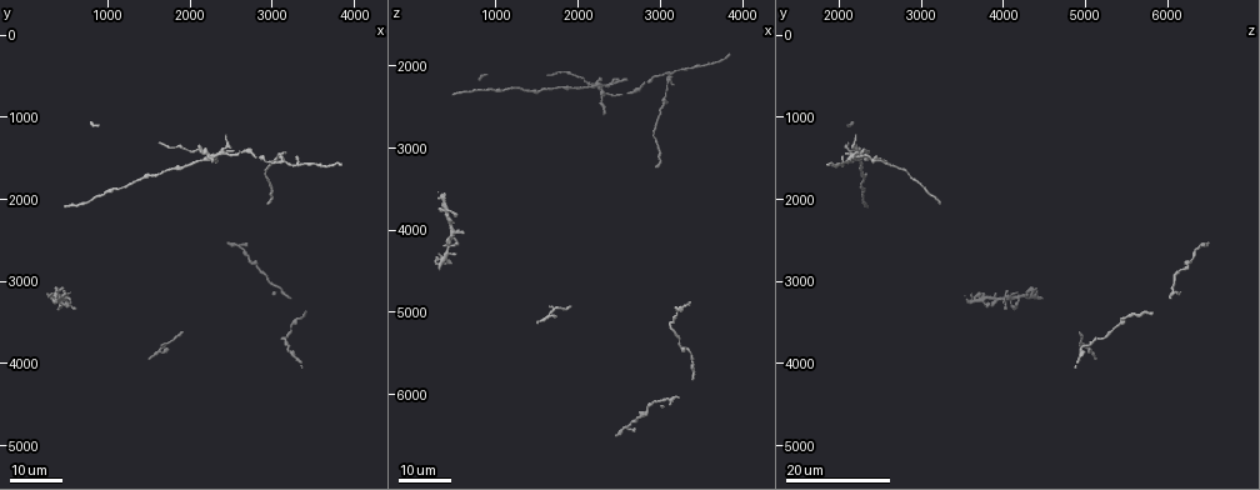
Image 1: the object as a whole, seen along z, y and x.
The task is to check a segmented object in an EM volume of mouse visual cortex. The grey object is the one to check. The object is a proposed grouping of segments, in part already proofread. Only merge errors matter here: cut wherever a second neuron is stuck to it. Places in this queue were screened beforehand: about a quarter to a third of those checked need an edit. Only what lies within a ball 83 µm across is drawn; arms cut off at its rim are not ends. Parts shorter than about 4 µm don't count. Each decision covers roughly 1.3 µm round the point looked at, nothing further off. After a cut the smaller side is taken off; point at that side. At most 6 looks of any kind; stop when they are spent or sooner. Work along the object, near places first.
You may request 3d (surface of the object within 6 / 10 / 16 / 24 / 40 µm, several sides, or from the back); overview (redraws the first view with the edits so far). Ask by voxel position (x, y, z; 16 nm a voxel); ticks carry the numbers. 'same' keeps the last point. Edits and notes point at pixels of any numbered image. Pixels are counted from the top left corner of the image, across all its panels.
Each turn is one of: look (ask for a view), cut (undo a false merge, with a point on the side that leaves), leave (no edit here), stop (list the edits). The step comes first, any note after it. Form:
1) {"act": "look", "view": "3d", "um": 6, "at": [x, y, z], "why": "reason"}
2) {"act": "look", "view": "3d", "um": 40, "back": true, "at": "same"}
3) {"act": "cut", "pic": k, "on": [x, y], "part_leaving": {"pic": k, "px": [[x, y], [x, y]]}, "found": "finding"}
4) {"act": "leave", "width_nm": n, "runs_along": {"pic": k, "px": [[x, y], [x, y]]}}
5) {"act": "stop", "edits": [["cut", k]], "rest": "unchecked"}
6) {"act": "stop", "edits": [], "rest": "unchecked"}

{"act": "look", "view": "3d", "um": 24, "at": [1750, 3800, 4950], "why": "arms part here"}

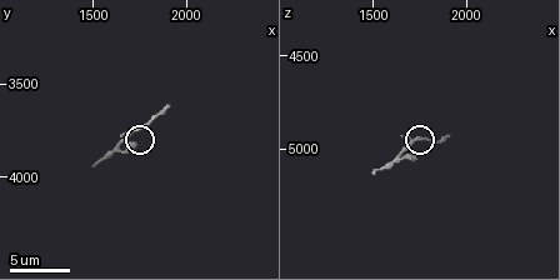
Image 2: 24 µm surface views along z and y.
{"act": "look", "view": "3d", "um": 10, "at": [1720, 3740, 4960]}

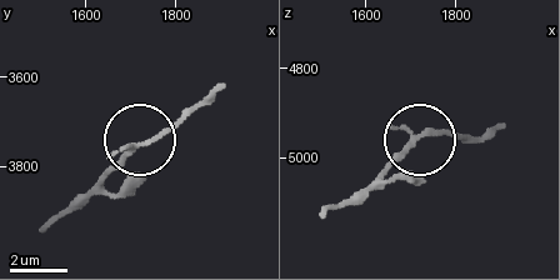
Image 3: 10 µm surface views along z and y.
{"act": "leave", "side_arm_um": 5, "arms": 3, "found": "all the same neuron"}

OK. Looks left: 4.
{"act": "look", "view": "3d", "um": 24, "at": [3100, 3700, 5150]}

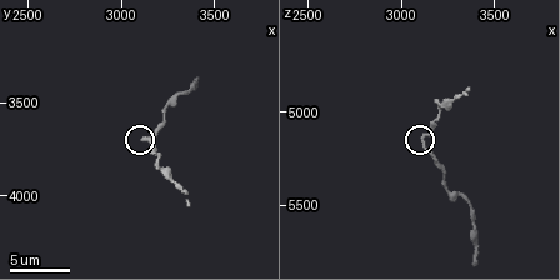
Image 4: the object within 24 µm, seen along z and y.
{"act": "look", "view": "3d", "um": 10, "at": [3120, 3700, 5120]}

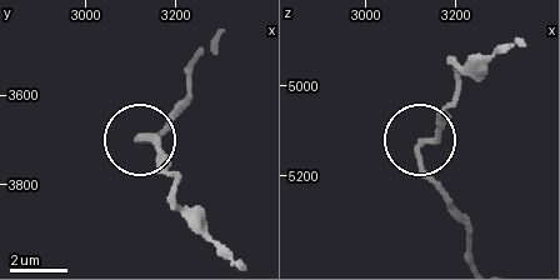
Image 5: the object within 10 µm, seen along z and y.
{"act": "leave", "side_arm_um": 10, "found": "one neuron here"}

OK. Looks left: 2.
{"act": "look", "view": "3d", "um": 24, "at": [2250, 1500, 2200], "why": "four-way junction"}

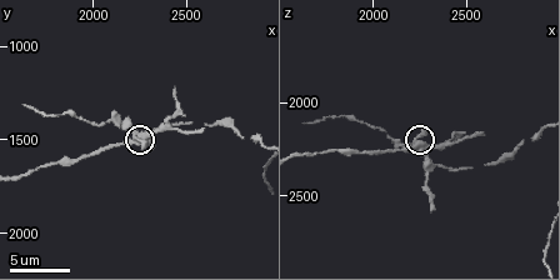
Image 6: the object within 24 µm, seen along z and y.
{"act": "look", "view": "3d", "um": 10, "at": [2260, 1480, 2240]}

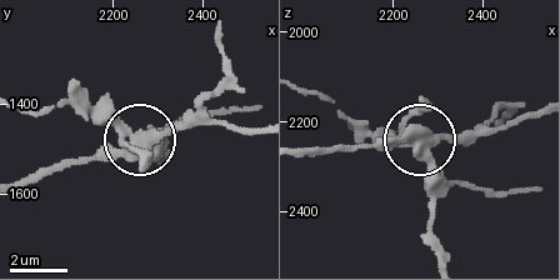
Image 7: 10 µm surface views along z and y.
{"act": "cut", "pic": 7, "on": [101, 156], "side_arm_um": 25, "part_leaving": {"pic": 7, "px": [[140, 136], [20, 178]]}, "found": "a second neuron is stuck on"}

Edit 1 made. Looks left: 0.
{"act": "stop", "edits": [["cut", 7]], "rest": "unchecked"}

